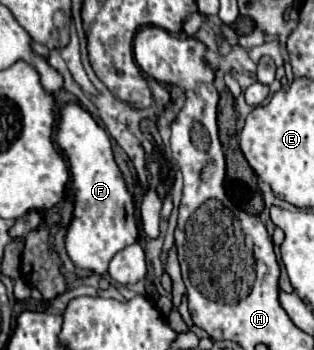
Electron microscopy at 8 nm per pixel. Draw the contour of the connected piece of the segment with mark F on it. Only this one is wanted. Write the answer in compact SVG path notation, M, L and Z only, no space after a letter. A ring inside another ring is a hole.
M68 102L60 108L60 122L56 132L56 144L64 152L72 168L74 188L74 212L68 226L64 246L74 266L92 270L92 274L106 274L110 264L110 242L114 254L122 248L138 242L138 222L134 214L134 198L126 186L126 180L114 160L110 138L102 126L84 110L78 102ZM112 212L112 220L110 220ZM112 228L112 232L110 232Z

